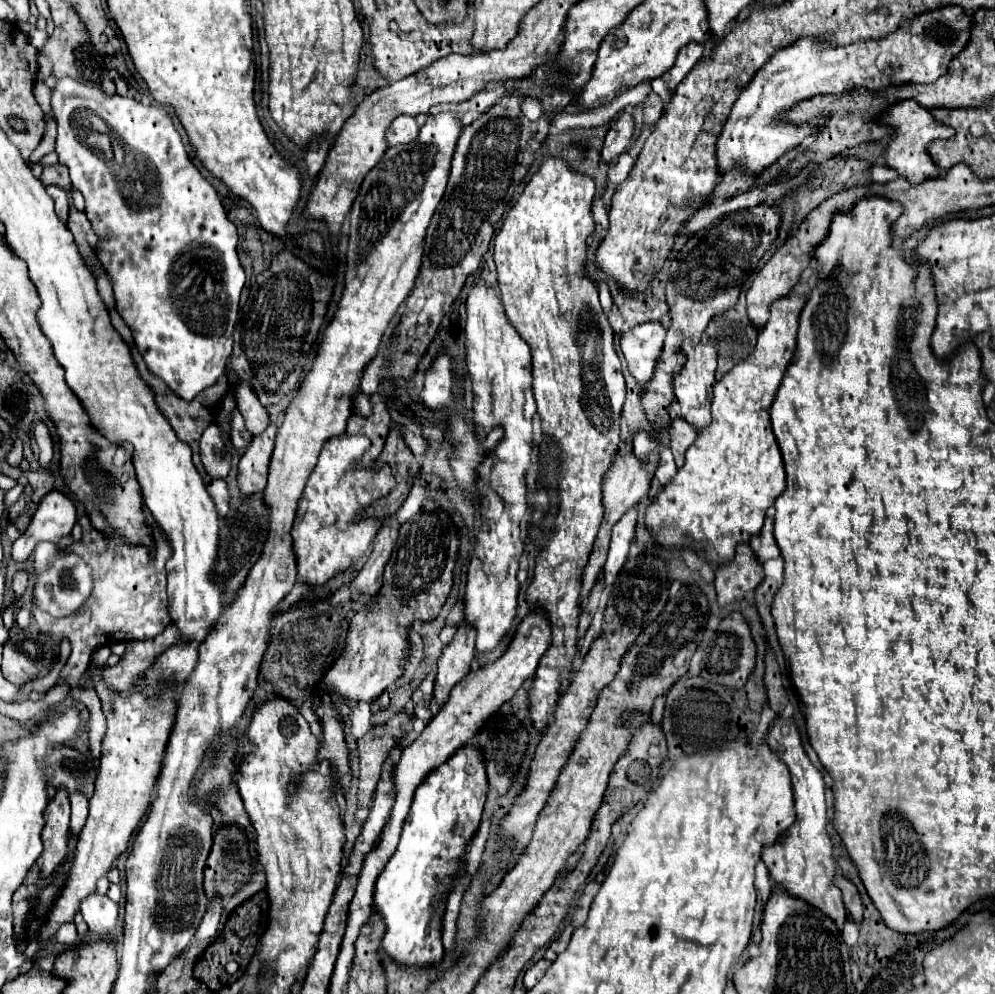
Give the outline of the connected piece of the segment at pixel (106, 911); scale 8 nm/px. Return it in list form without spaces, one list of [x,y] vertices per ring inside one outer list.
[[[98,892],[90,894],[88,898],[84,898],[84,902],[80,902],[80,912],[94,936],[112,934],[118,922],[118,904]]]

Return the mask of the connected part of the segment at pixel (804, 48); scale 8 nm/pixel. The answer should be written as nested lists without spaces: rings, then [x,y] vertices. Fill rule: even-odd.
[[[946,6],[920,14],[880,40],[832,46],[802,38],[796,44],[778,50],[770,62],[756,72],[754,80],[736,100],[718,138],[718,166],[728,170],[738,164],[760,174],[798,144],[812,144],[824,118],[816,118],[808,124],[790,124],[780,118],[800,100],[816,94],[842,94],[852,88],[884,90],[904,82],[936,82],[946,74],[948,62],[968,44],[970,26],[972,18],[966,16],[960,6]],[[882,56],[890,56],[894,62],[882,62]]]

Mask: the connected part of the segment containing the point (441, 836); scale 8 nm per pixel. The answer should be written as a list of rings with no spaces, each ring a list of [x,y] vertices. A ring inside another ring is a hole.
[[[466,744],[416,788],[400,844],[378,876],[374,892],[374,906],[388,926],[382,948],[400,964],[436,964],[444,954],[442,902],[446,902],[462,856],[480,826],[488,792],[486,780],[484,758],[480,758],[480,752],[472,744]]]

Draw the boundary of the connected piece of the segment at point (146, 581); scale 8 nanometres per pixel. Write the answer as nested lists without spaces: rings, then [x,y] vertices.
[[[144,506],[146,524],[152,528],[154,536],[154,556],[146,546],[134,546],[124,540],[110,540],[100,530],[92,528],[86,514],[78,520],[82,526],[82,540],[68,546],[66,552],[80,554],[84,562],[88,562],[92,576],[94,576],[94,590],[92,598],[84,604],[84,610],[80,614],[72,614],[68,618],[52,618],[48,614],[40,614],[38,606],[32,602],[34,620],[40,626],[40,632],[50,636],[54,642],[54,648],[59,650],[62,639],[68,638],[72,652],[60,670],[60,676],[56,684],[68,684],[70,692],[74,686],[78,686],[80,678],[88,670],[90,658],[96,652],[96,646],[110,646],[114,642],[132,642],[132,640],[152,640],[156,634],[162,634],[164,628],[170,624],[168,618],[168,598],[164,594],[166,586],[166,560],[172,550],[168,550],[168,542],[164,542],[164,534],[160,534],[160,528],[156,526],[156,520],[152,514],[148,514],[148,508]]]

